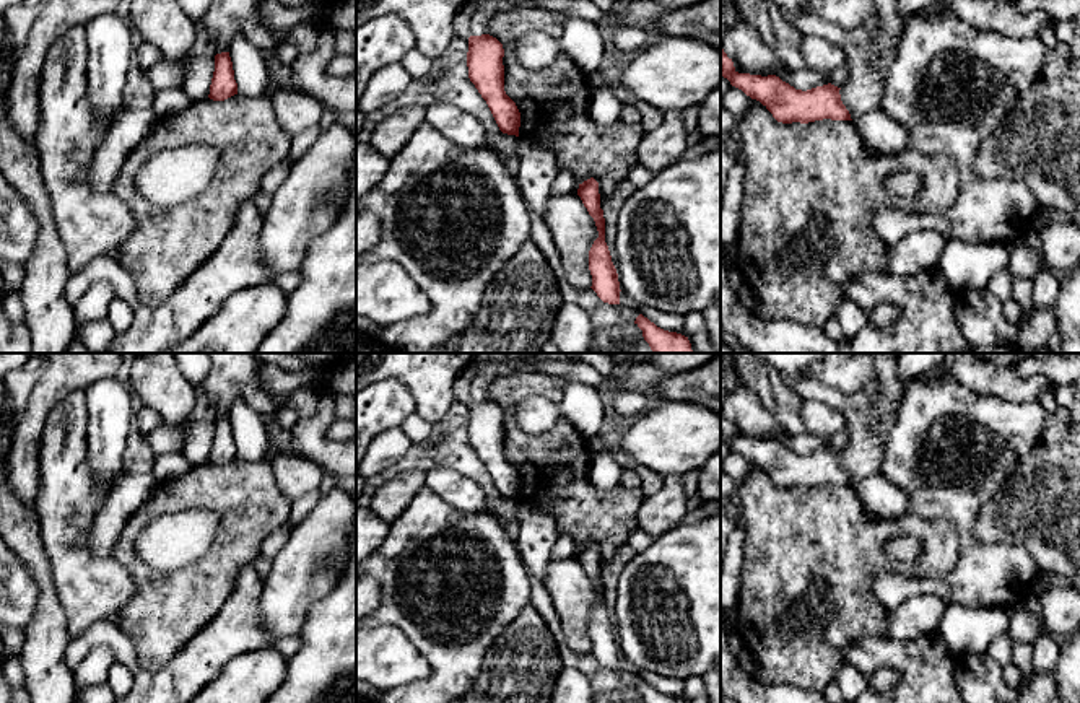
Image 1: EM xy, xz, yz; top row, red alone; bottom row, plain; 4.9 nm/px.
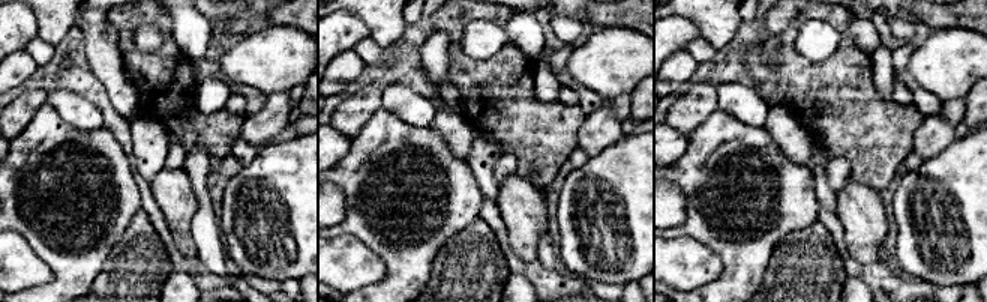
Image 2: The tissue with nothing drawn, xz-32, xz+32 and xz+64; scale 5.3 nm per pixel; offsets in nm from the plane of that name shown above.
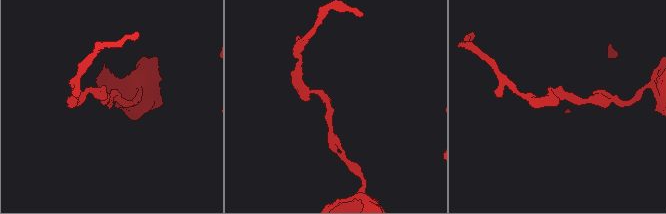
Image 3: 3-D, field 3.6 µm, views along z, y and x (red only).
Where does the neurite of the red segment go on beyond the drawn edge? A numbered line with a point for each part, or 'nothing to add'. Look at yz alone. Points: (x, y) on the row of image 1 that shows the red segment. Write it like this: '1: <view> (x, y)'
nothing to add

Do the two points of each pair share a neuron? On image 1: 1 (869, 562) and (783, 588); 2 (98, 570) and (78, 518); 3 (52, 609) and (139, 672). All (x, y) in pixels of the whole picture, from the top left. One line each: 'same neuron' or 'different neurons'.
1: same neuron
2: same neuron
3: different neurons

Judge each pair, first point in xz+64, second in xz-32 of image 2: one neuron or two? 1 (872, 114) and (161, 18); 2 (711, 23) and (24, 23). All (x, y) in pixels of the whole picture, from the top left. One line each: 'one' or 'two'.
1: one
2: two

